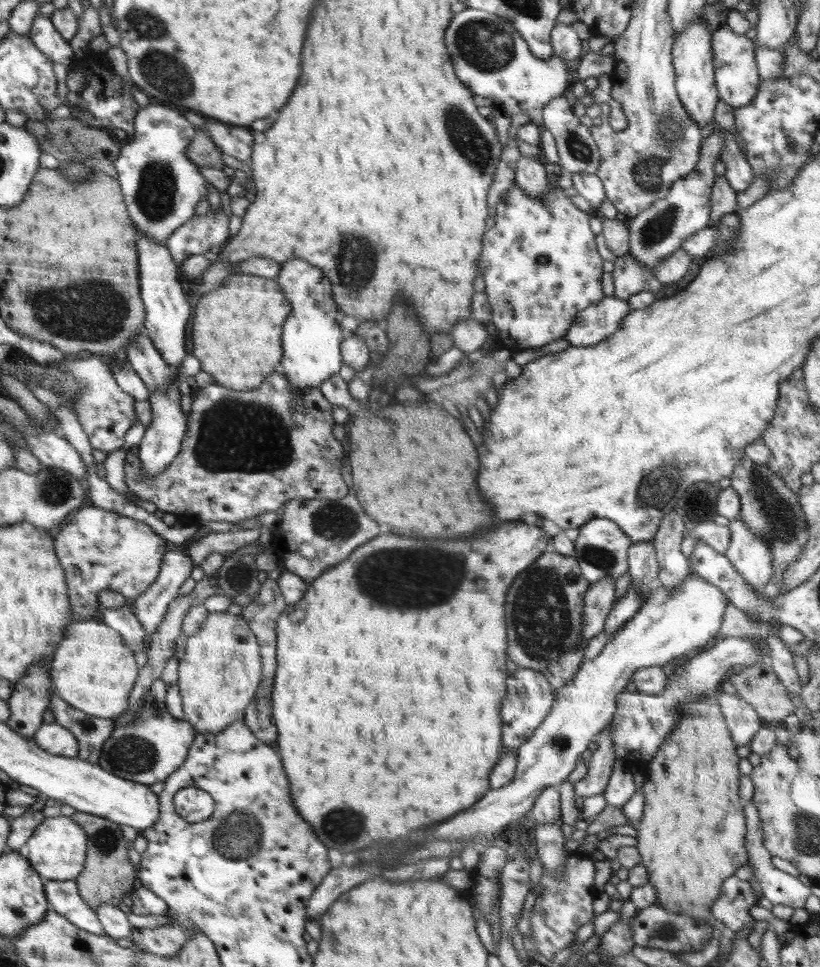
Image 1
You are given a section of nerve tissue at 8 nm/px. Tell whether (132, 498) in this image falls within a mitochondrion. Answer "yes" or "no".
no

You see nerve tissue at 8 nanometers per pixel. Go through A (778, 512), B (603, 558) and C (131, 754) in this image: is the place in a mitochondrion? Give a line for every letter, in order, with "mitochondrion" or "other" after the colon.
A: mitochondrion
B: mitochondrion
C: mitochondrion

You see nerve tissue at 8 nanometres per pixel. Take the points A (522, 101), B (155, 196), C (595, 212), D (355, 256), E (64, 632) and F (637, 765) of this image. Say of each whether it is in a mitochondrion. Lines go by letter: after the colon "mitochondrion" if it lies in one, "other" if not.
A: other
B: mitochondrion
C: other
D: mitochondrion
E: other
F: other

